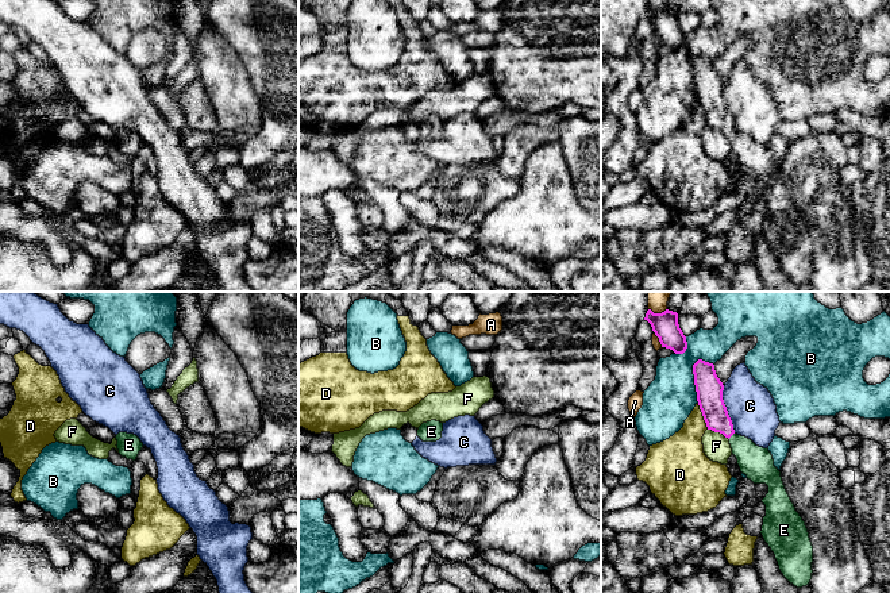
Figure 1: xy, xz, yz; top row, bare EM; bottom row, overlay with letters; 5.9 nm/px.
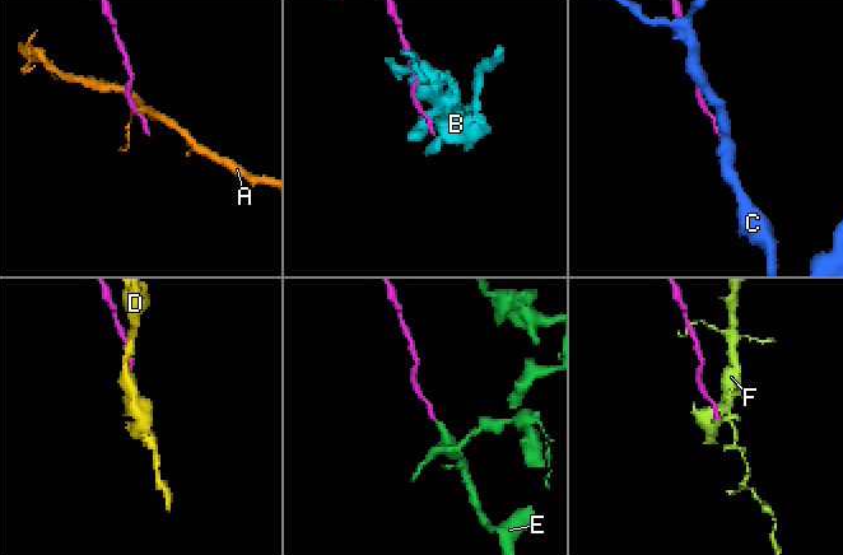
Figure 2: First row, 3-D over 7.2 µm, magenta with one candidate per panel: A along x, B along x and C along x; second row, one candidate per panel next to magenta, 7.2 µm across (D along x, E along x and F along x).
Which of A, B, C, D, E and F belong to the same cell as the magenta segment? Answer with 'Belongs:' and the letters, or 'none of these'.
Belongs: E

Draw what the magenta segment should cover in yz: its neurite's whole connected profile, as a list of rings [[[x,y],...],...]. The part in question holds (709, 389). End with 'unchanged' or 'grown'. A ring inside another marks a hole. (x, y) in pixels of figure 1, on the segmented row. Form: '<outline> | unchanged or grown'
[[[698,359],[693,365],[697,401],[708,430],[729,439],[732,454],[740,471],[754,484],[766,484],[768,493],[762,536],[775,555],[783,577],[797,588],[812,579],[813,546],[805,521],[791,502],[781,471],[774,466],[768,448],[756,446],[751,439],[737,435],[723,400],[724,385],[714,365]]] | grown

